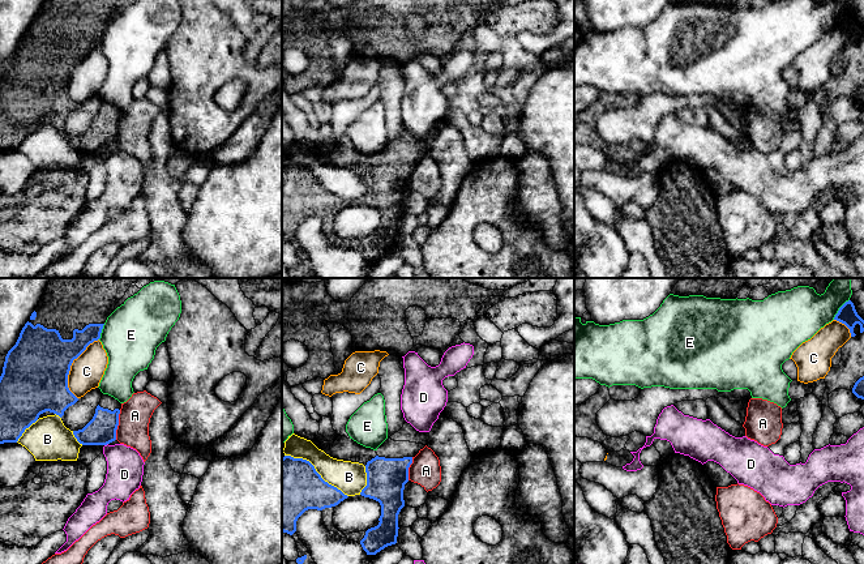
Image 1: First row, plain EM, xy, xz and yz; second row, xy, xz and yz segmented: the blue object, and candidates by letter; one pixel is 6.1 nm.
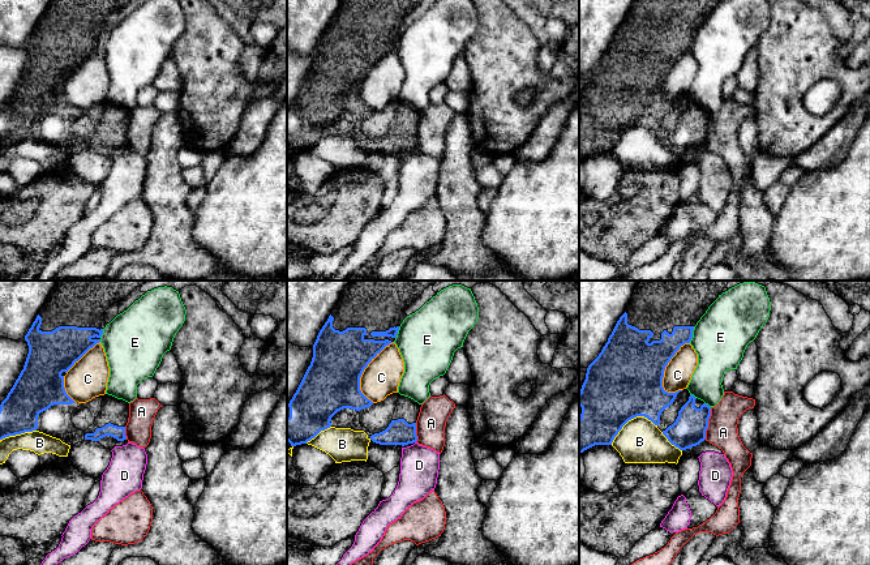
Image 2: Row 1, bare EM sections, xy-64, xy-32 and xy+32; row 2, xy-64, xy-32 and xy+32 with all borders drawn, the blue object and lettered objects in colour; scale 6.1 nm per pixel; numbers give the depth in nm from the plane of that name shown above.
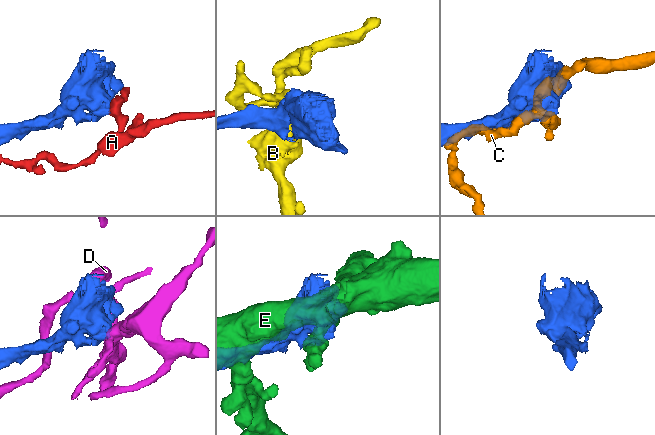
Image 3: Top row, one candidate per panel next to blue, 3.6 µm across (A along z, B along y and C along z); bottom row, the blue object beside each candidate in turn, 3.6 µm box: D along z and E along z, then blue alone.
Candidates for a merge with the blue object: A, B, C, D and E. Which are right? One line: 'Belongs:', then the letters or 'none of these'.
Belongs: none of these

